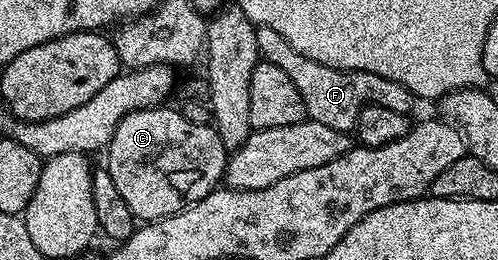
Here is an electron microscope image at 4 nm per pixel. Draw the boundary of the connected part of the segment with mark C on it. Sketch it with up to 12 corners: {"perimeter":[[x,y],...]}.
{"perimeter":[[177,107],[129,112],[104,152],[142,222],[198,204],[228,153]]}

